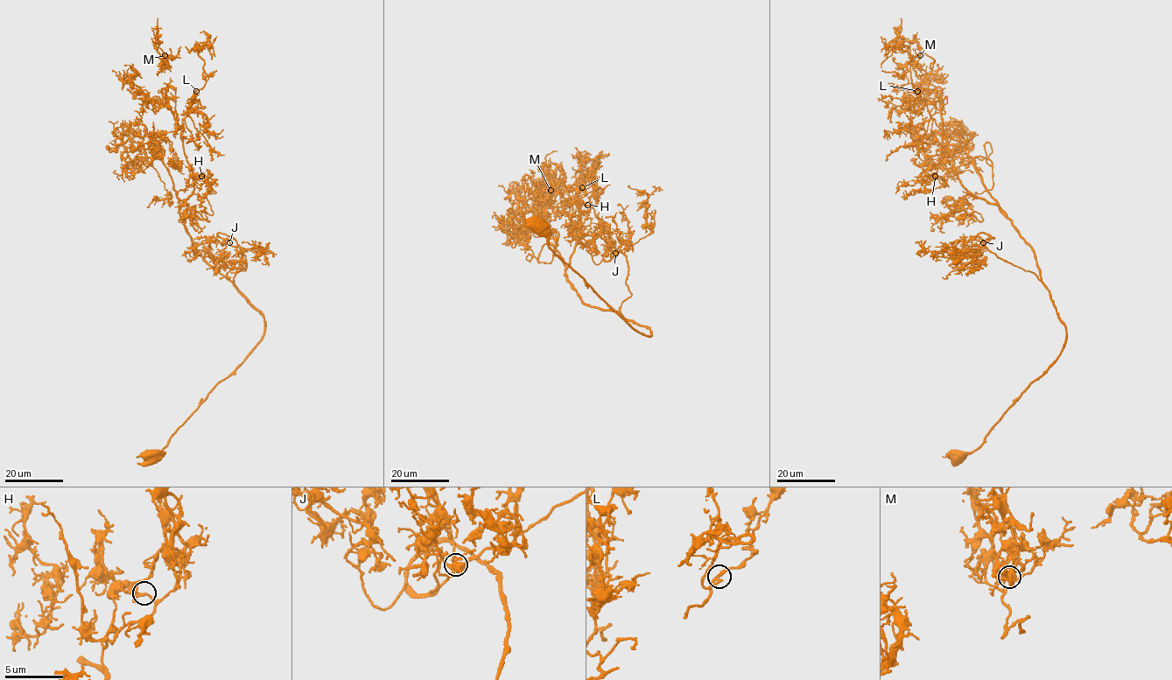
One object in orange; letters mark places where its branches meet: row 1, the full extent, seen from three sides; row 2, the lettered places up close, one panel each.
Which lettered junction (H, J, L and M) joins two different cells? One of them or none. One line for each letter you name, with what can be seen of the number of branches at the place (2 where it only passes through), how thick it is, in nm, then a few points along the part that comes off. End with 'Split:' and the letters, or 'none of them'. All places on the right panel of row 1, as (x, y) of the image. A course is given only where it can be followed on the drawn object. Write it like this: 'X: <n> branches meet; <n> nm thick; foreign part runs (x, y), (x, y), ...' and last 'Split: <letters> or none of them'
Split: none of them

